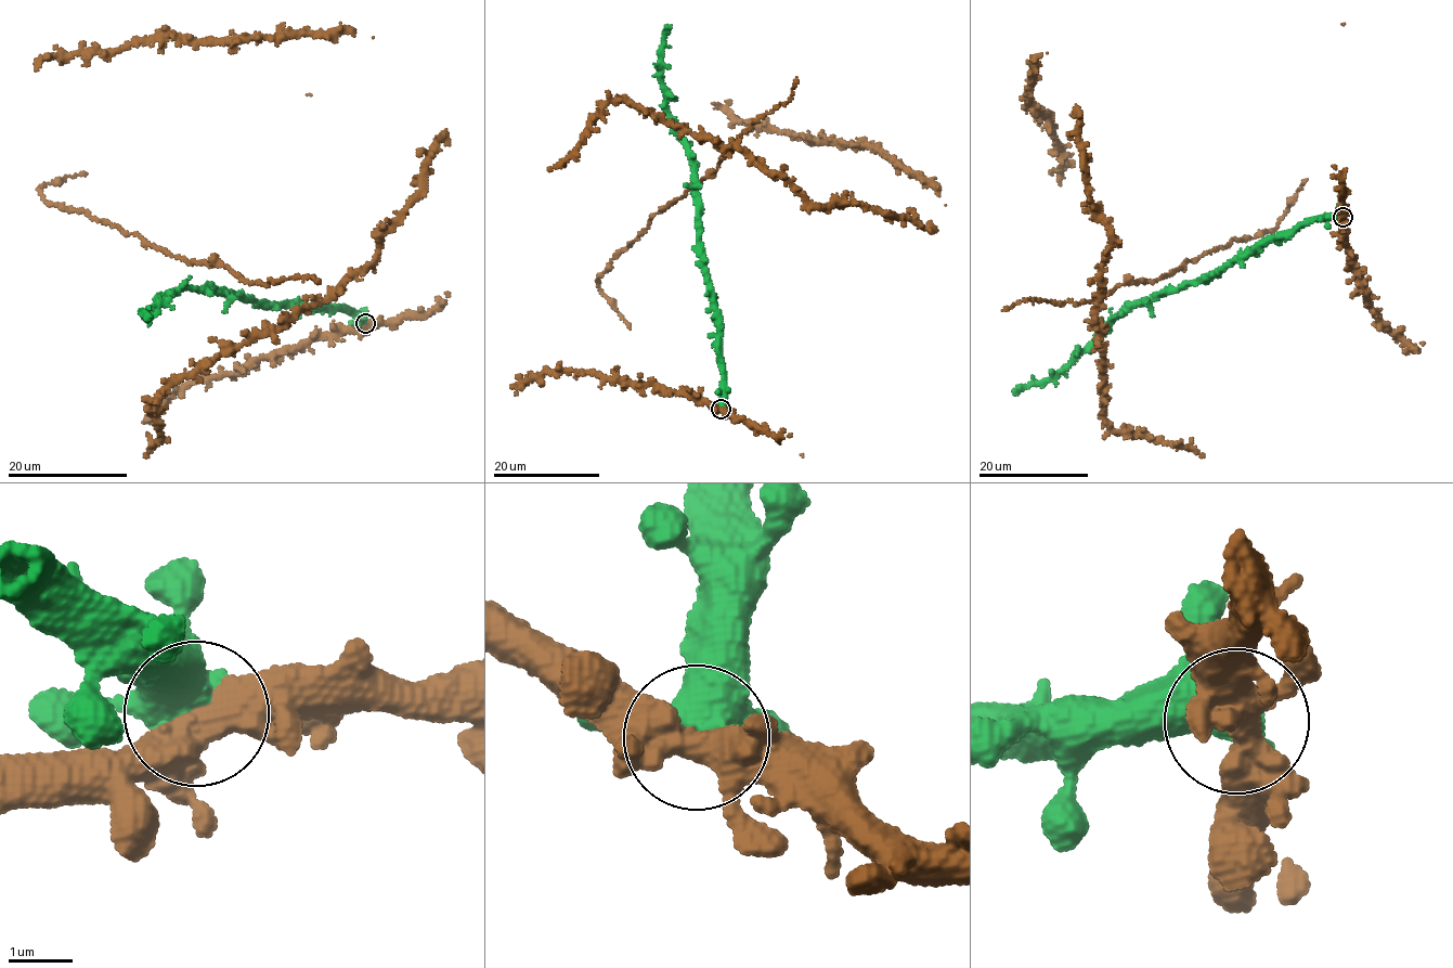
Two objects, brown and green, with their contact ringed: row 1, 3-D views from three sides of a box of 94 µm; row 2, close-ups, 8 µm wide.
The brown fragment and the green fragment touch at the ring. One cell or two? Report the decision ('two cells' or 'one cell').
two cells

